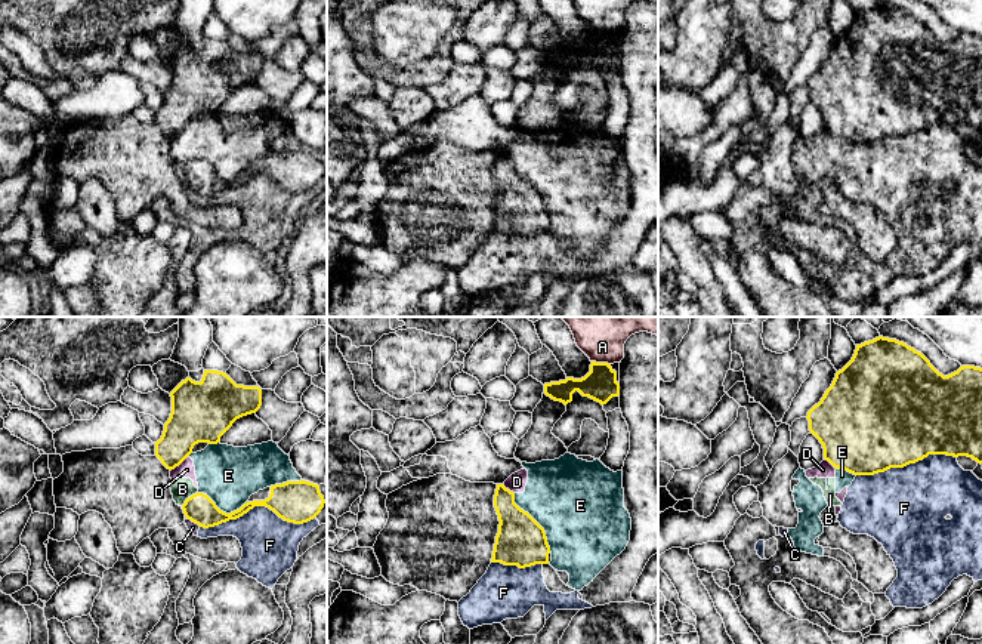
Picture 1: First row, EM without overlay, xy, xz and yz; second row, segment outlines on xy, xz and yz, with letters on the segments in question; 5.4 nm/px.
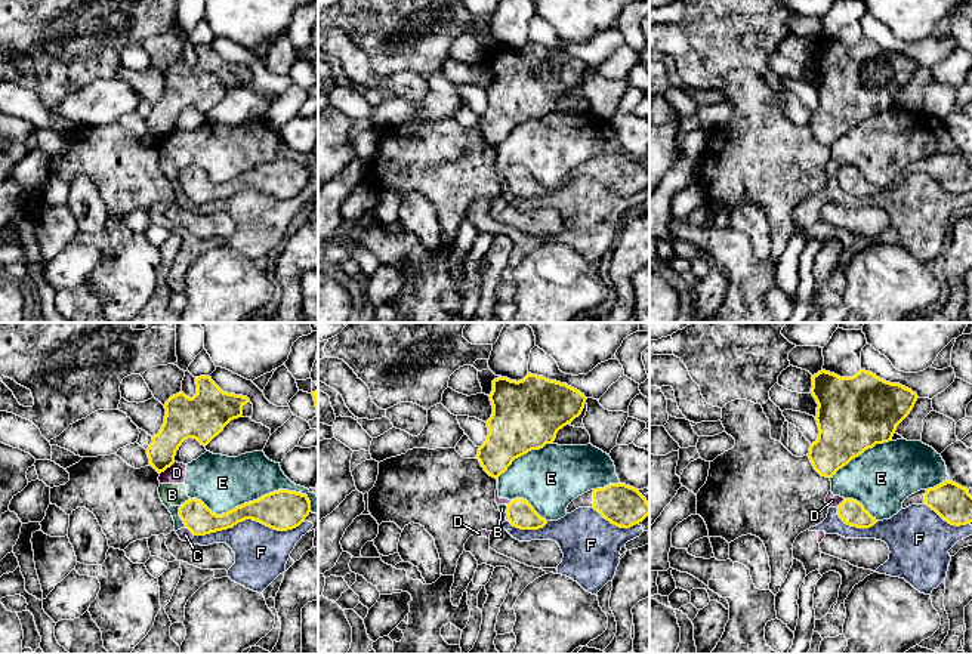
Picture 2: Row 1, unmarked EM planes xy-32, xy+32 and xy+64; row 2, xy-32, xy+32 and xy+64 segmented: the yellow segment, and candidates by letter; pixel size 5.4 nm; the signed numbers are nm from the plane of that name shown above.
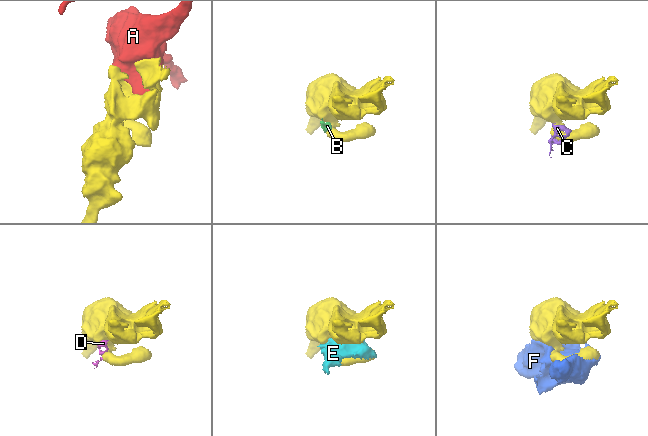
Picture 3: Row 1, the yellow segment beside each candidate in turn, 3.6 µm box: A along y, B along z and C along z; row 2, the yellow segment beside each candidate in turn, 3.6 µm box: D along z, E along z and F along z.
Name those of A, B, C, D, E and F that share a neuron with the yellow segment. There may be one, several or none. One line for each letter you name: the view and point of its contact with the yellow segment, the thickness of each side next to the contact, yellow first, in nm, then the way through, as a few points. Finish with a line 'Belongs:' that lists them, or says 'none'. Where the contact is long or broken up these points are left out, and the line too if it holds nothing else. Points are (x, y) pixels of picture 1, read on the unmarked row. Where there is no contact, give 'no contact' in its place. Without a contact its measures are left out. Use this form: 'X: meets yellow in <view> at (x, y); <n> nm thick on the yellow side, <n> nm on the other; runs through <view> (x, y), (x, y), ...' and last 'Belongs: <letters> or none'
Belongs: none

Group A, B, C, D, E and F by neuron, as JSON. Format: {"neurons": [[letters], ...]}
{"neurons": [["A"], ["B", "C", "D", "E", "F"]]}

